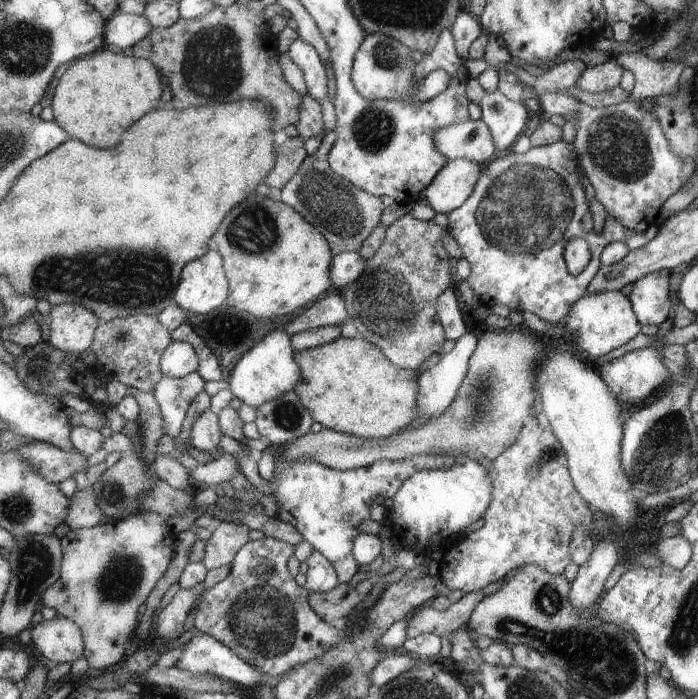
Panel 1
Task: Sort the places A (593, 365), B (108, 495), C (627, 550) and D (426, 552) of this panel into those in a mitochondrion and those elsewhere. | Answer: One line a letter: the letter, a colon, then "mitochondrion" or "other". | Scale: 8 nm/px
A: other
B: mitochondrion
C: other
D: other

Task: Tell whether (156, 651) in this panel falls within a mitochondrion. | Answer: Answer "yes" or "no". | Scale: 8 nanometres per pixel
no

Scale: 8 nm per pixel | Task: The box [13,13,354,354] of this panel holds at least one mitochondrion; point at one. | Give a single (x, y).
(126, 279)

